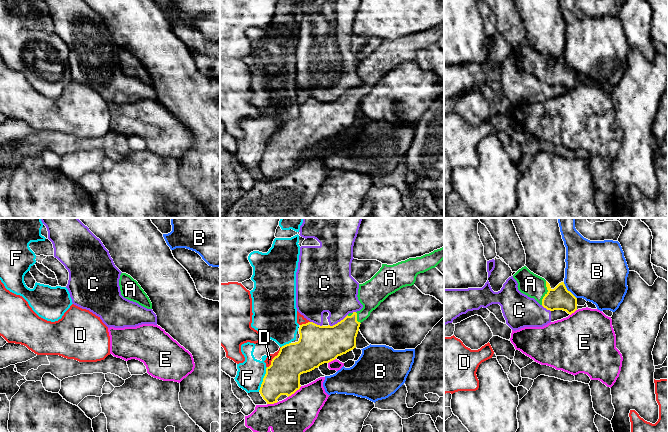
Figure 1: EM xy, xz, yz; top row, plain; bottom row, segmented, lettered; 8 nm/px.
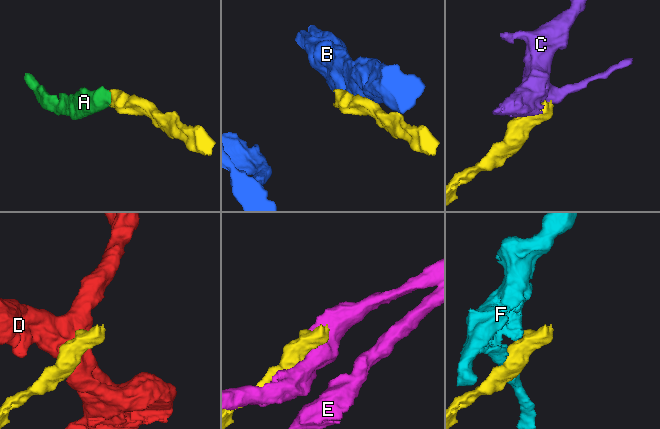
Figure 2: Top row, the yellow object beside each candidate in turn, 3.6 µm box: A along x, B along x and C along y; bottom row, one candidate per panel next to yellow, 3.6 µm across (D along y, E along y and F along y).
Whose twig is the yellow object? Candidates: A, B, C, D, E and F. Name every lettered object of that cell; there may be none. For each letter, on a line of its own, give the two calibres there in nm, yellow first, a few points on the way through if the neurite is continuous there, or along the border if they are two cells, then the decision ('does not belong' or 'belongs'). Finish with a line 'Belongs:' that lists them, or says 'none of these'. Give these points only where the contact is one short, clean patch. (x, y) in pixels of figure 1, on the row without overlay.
A: 190/190 nm | across yz (559, 74), (552, 74), (547, 69), (530, 60) | belongs
B: 190/440 nm | does not belong
C: 300/360 nm | does not belong
D: 280/50 nm | does not belong
E: 280/320 nm | does not belong
F: 280/220 nm | does not belong
Belongs: A

